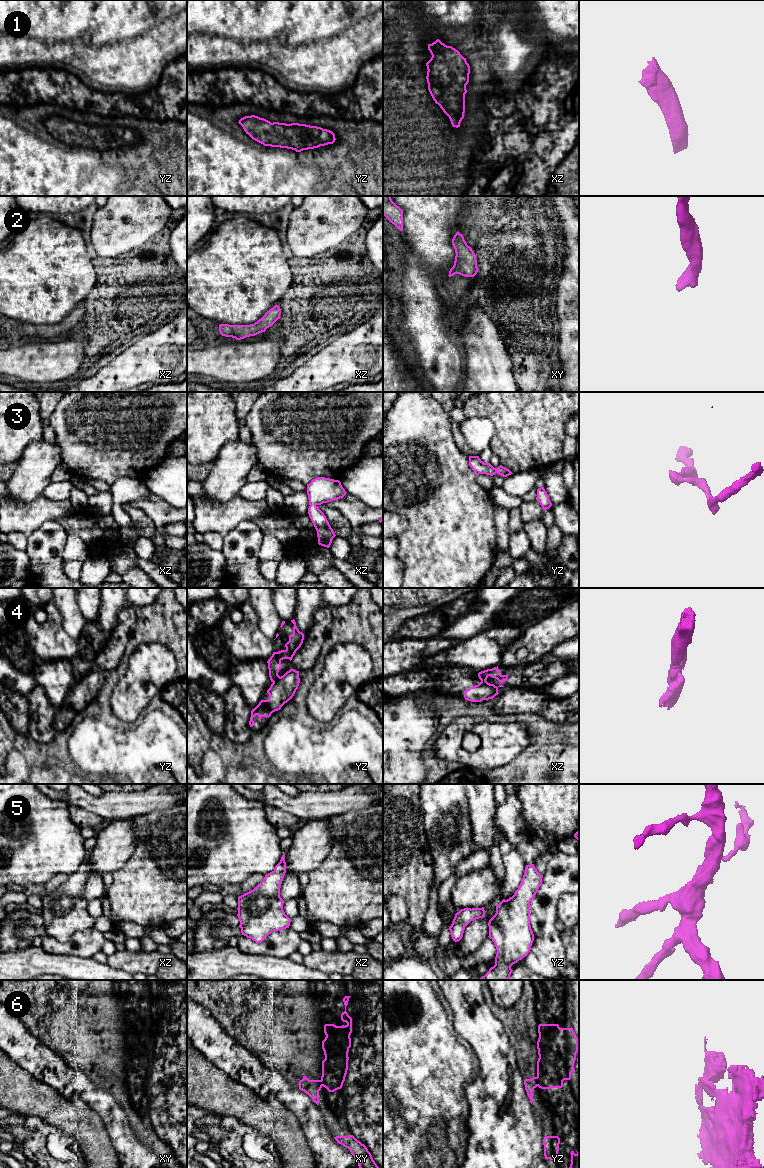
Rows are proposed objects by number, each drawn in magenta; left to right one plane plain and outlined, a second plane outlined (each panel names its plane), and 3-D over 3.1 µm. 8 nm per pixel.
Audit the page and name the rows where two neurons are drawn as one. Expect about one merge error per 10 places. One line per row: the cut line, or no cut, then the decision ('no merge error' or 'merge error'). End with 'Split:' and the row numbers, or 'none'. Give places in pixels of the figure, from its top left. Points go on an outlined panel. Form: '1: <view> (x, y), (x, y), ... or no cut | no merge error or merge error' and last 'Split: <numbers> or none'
1: no cut | no merge error
2: no cut | no merge error
3: no cut | no merge error
4: yz (280, 677), (273, 682) | merge error
5: no cut | no merge error
6: no cut | no merge error
Split: 4

